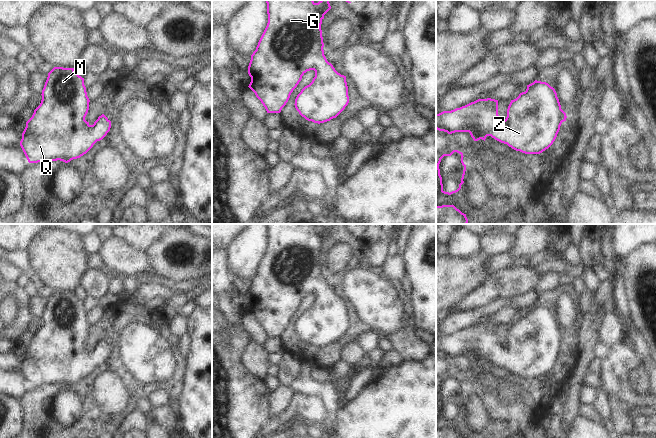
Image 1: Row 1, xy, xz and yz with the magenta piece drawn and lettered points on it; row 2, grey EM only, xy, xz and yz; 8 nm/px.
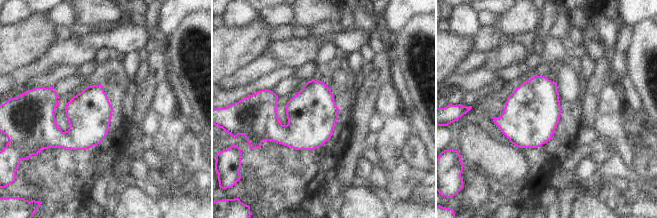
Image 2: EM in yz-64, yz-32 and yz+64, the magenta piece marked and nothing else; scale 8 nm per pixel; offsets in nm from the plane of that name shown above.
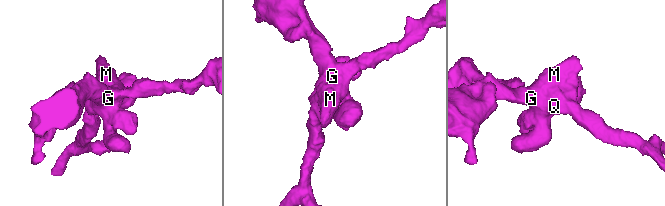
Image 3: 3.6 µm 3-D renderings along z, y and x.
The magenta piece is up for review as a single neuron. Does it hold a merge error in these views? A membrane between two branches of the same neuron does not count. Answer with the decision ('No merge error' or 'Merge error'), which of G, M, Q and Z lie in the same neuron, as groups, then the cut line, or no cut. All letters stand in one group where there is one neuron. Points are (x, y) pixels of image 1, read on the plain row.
No merge error. Groups: G M Q Z. No split.

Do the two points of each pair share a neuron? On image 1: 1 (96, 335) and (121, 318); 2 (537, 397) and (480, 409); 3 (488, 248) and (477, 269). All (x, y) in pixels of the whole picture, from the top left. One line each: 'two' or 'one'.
1: one
2: two
3: two

